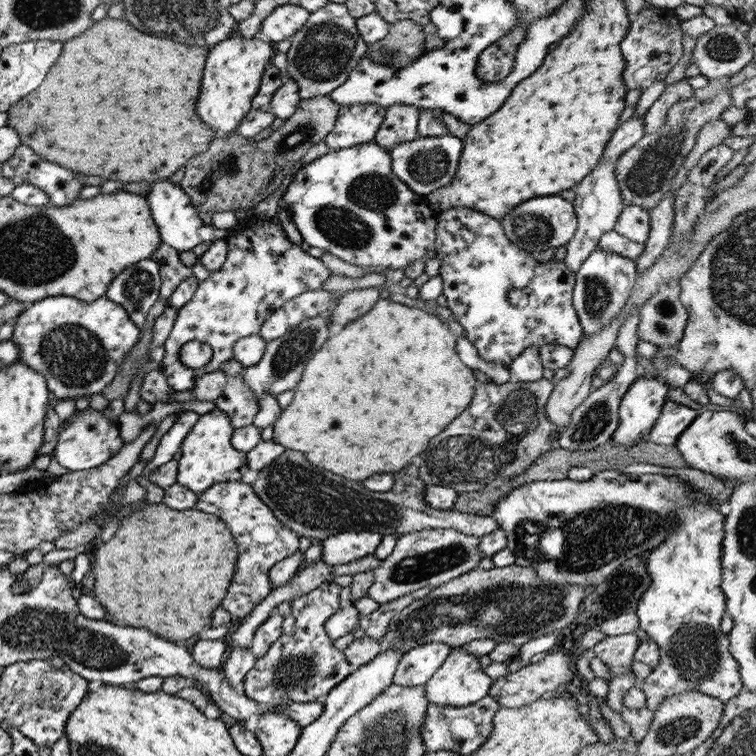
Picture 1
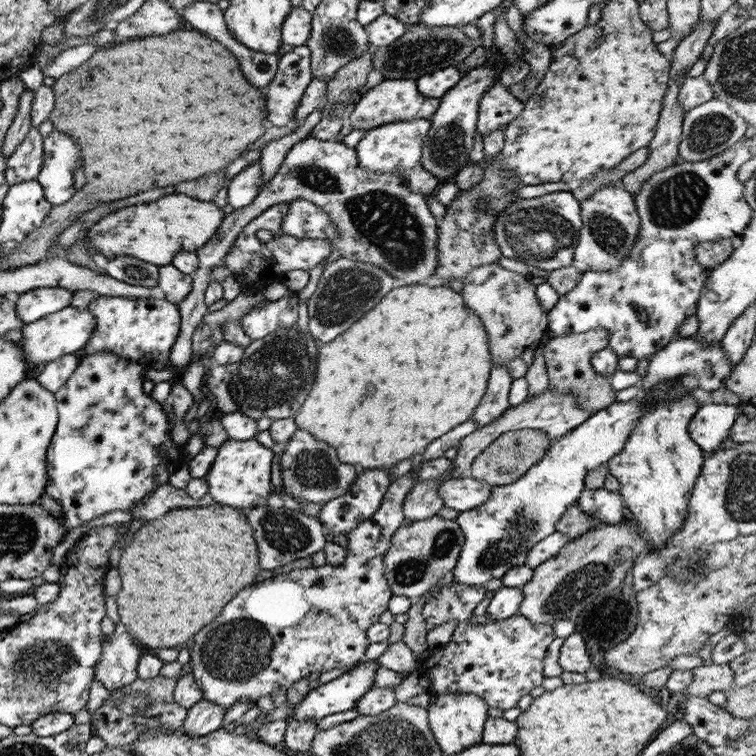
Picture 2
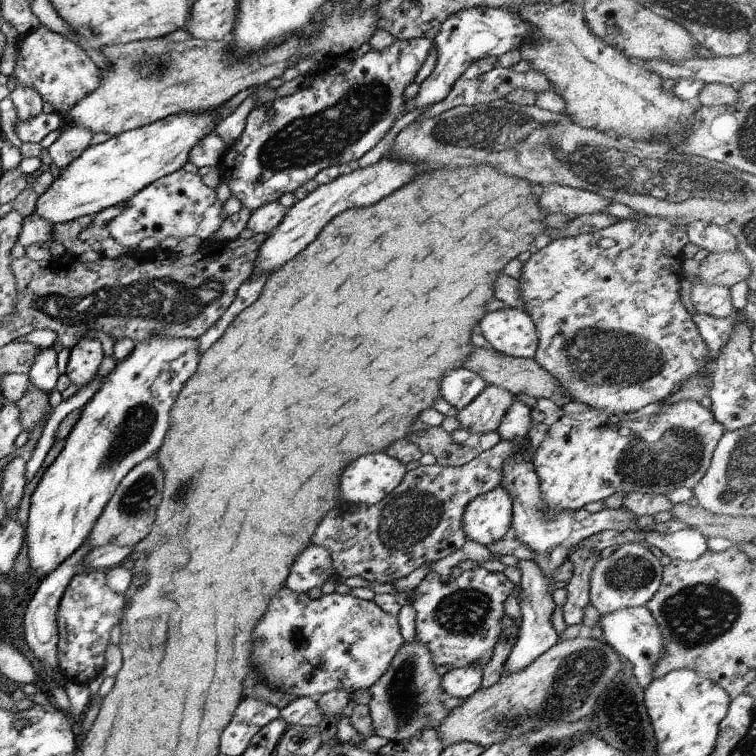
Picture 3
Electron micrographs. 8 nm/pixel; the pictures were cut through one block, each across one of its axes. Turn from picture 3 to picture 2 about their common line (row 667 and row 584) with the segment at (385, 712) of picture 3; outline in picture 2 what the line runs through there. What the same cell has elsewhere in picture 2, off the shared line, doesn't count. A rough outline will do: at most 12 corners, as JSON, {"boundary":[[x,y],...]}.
{"boundary":[[455,520],[407,522],[384,554],[394,596],[424,597],[457,564]]}

